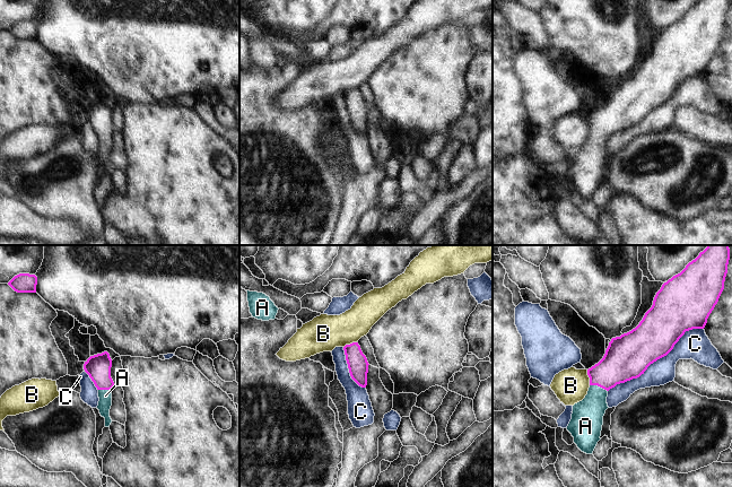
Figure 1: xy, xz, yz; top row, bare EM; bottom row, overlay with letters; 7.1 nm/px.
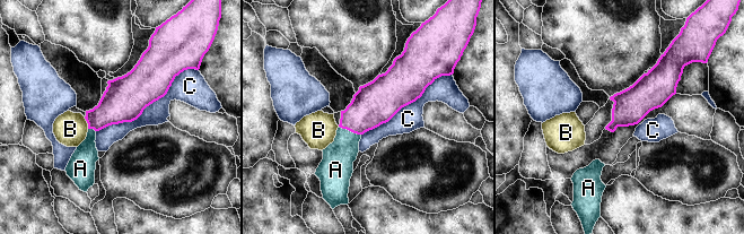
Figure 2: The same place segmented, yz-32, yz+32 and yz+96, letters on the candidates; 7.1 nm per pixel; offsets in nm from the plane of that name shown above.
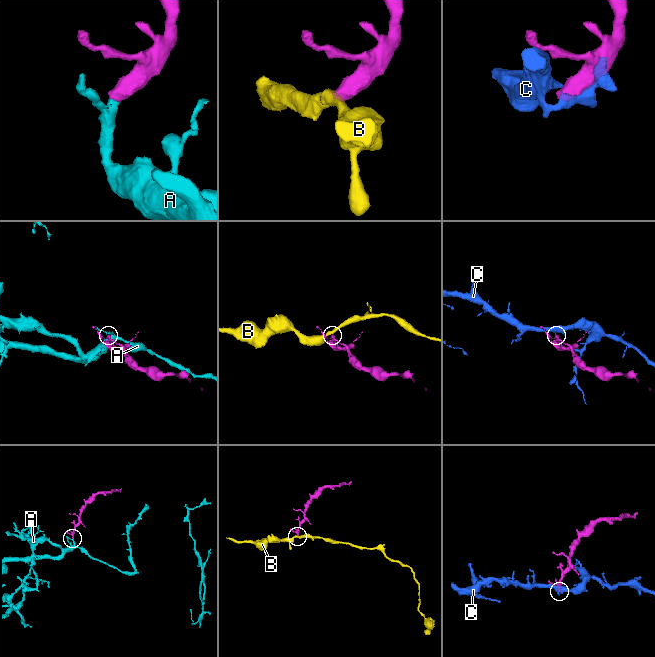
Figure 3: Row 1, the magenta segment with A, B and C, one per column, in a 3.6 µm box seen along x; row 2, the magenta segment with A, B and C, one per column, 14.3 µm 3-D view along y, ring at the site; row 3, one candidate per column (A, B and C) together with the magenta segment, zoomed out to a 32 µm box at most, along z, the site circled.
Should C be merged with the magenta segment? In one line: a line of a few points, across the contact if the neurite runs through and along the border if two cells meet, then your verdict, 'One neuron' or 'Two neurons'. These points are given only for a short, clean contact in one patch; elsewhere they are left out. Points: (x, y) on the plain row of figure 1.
Two neurons

